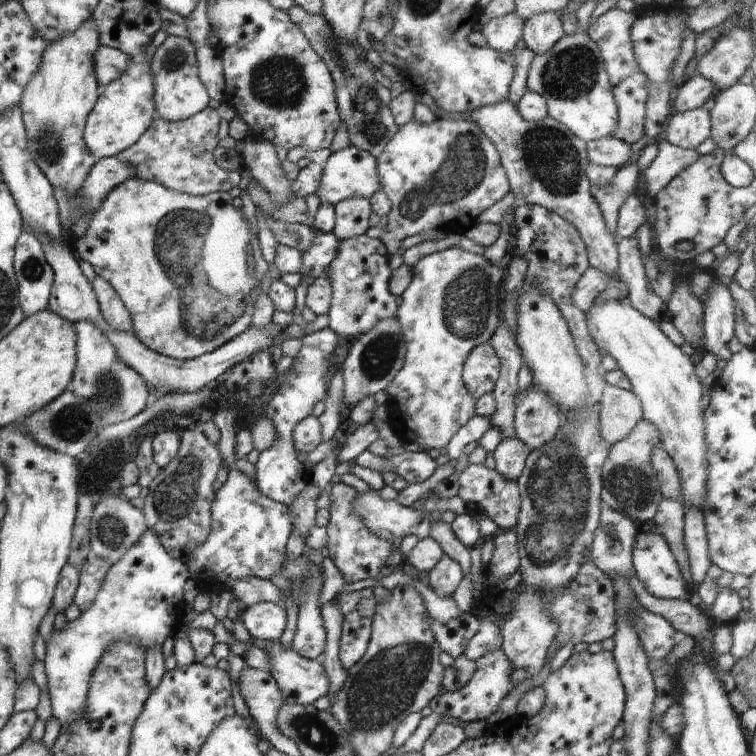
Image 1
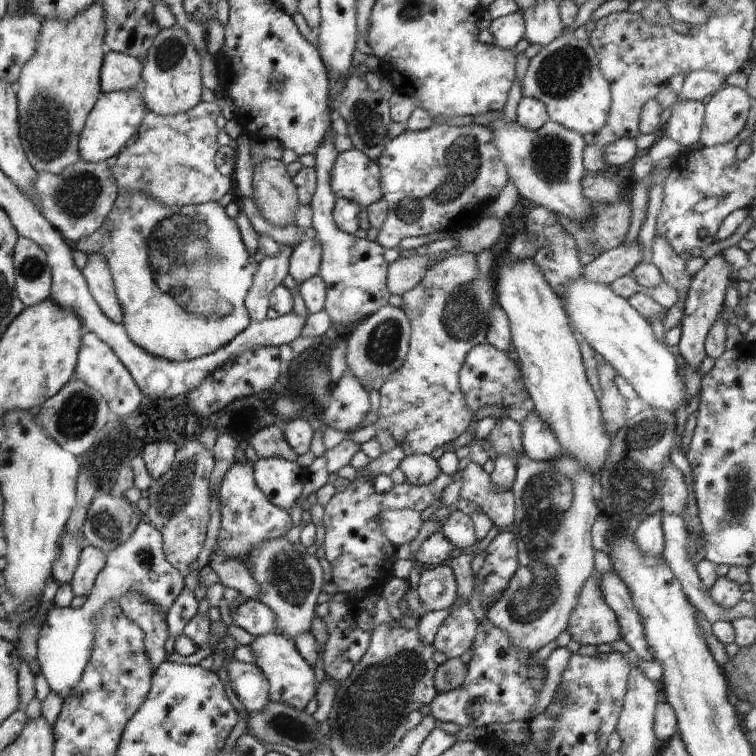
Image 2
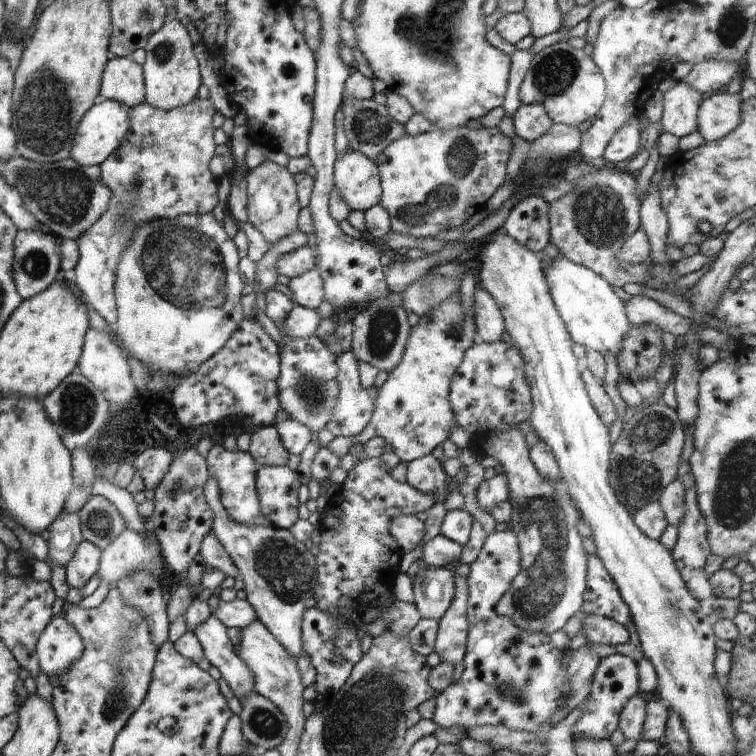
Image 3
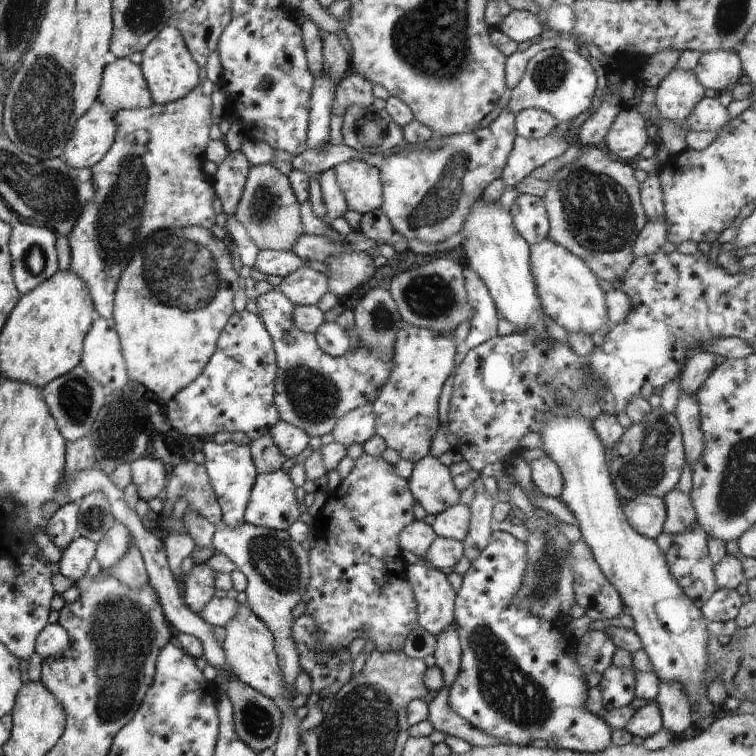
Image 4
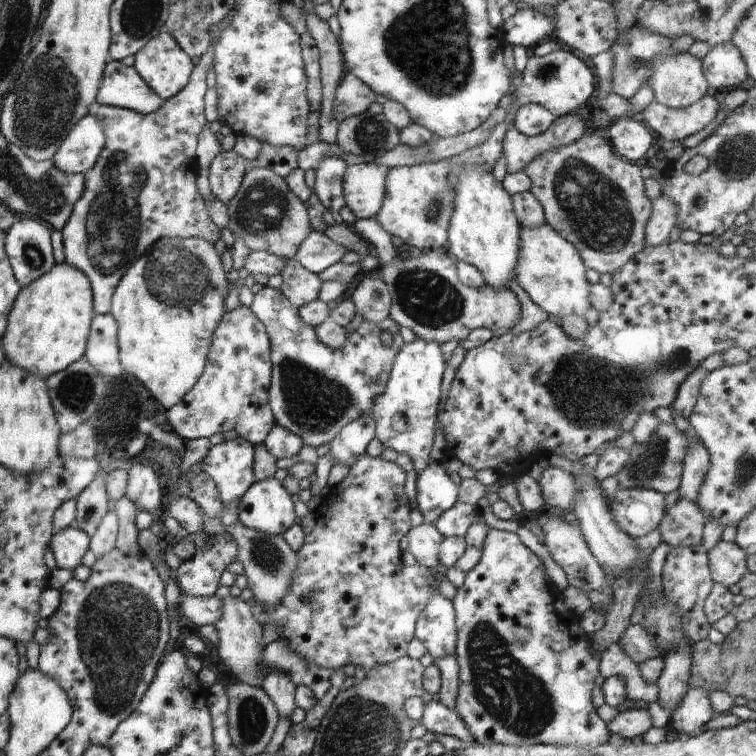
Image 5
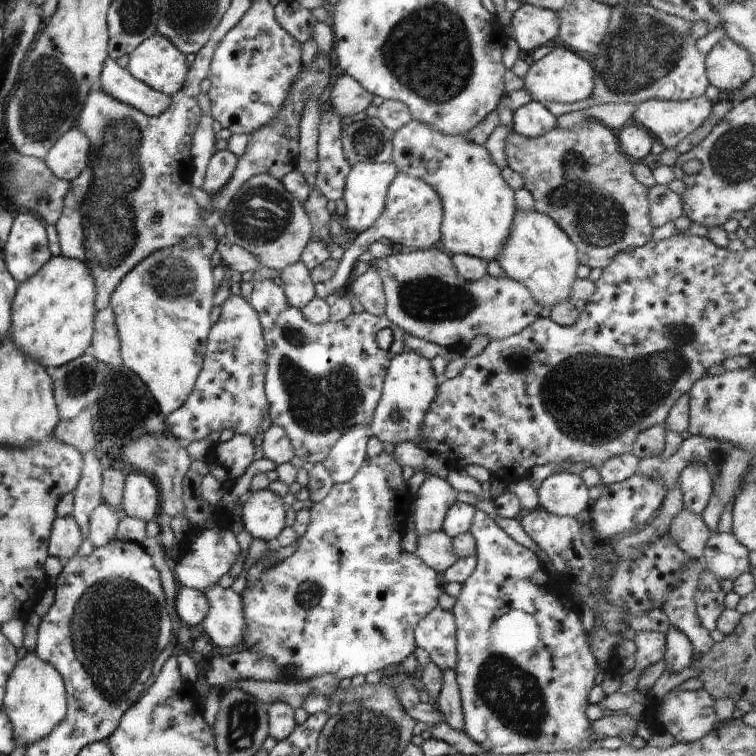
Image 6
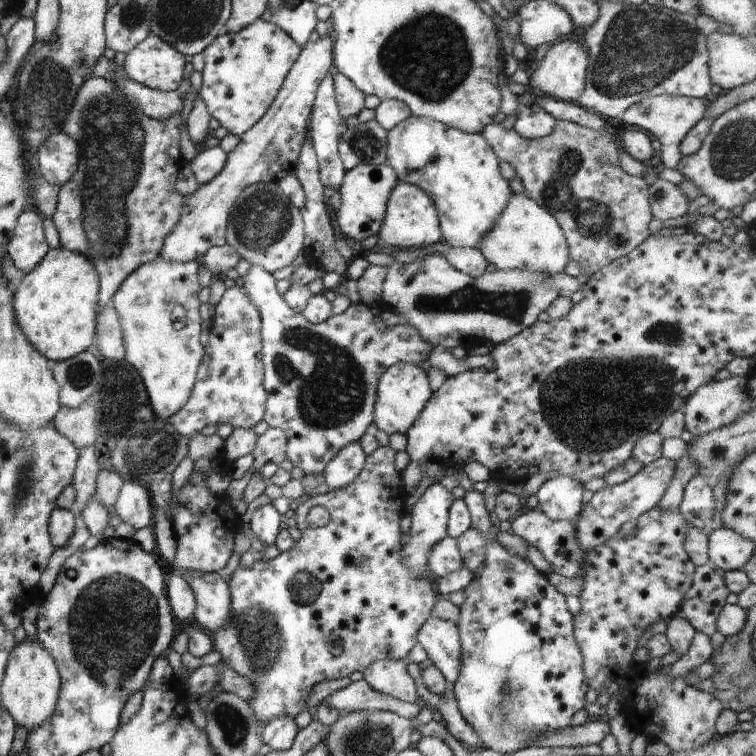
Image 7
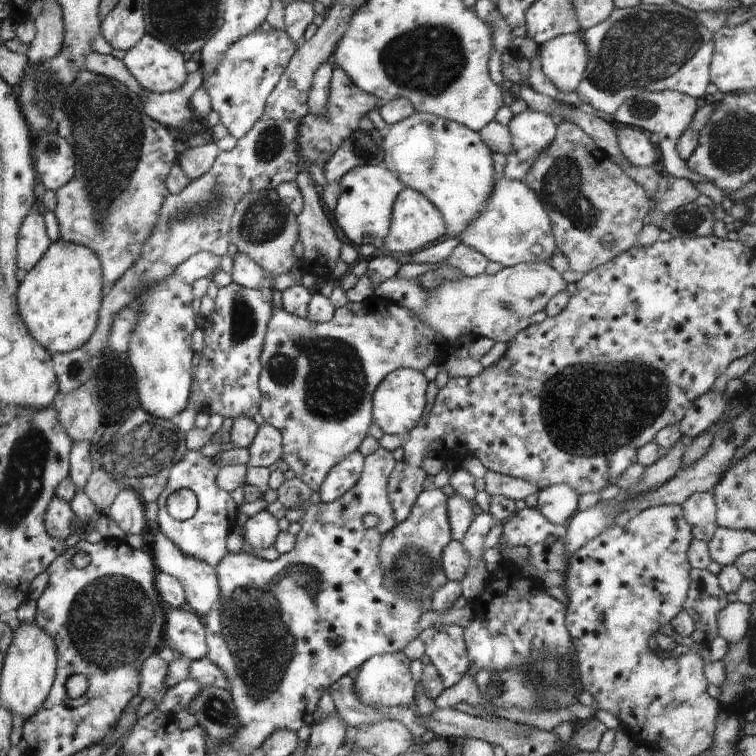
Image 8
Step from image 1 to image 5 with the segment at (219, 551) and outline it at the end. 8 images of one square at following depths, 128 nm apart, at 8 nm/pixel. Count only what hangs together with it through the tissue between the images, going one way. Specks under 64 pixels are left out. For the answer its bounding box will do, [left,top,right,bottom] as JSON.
[202,436,255,527]

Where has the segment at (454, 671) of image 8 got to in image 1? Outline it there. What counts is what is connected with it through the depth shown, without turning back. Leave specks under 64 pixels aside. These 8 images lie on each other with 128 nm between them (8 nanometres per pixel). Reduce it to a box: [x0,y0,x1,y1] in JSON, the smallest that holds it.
[429,556,464,598]

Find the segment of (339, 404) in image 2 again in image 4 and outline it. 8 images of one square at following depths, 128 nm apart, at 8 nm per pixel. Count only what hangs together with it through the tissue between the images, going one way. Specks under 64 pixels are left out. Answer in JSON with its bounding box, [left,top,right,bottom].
[332,405,376,451]

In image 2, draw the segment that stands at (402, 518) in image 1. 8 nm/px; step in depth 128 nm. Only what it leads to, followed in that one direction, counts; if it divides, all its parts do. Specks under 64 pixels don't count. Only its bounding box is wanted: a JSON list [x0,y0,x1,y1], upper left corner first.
[378,508,423,547]

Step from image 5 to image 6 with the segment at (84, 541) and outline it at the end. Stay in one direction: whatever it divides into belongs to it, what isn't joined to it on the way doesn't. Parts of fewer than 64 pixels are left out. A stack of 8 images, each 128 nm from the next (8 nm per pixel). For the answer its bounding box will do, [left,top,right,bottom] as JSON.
[48,516,82,562]

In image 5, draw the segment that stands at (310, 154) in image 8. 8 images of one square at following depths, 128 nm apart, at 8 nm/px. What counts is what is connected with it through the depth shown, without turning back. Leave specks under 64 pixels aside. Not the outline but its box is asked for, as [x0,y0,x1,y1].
[333,72,375,122]

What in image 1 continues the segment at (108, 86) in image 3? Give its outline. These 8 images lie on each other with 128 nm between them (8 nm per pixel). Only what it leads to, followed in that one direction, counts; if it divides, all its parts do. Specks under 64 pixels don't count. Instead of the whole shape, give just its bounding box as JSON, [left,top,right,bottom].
[94,45,130,88]

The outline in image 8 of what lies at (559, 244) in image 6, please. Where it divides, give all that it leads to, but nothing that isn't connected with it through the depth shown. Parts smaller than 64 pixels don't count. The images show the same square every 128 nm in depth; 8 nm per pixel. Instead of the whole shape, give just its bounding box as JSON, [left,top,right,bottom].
[458,174,558,267]

